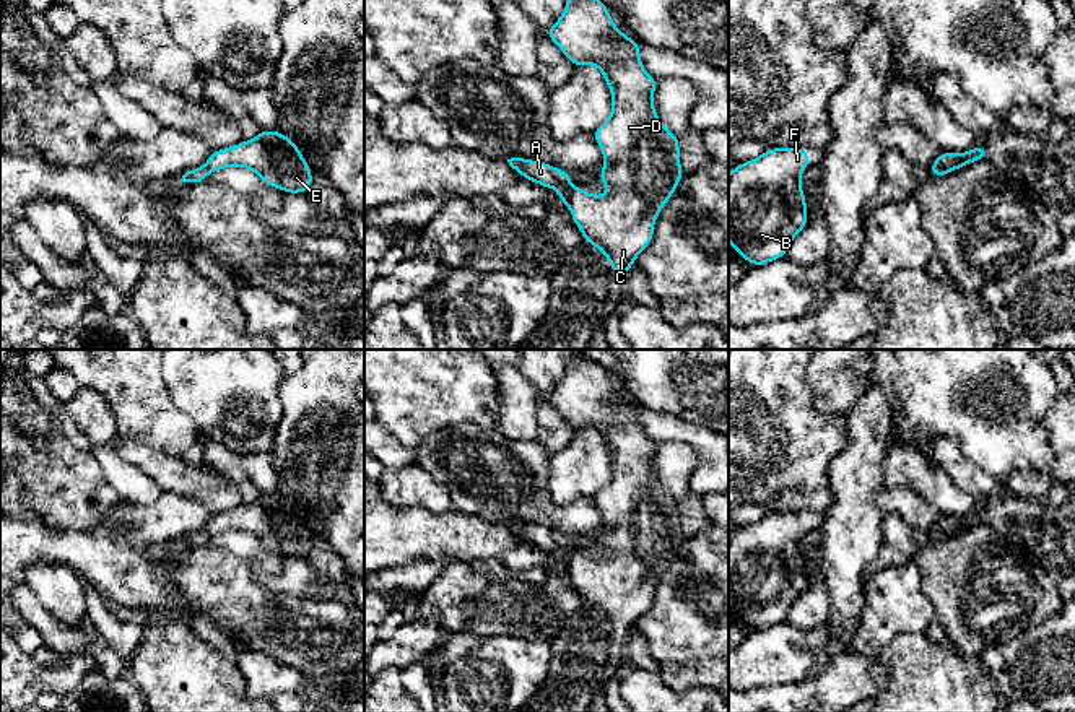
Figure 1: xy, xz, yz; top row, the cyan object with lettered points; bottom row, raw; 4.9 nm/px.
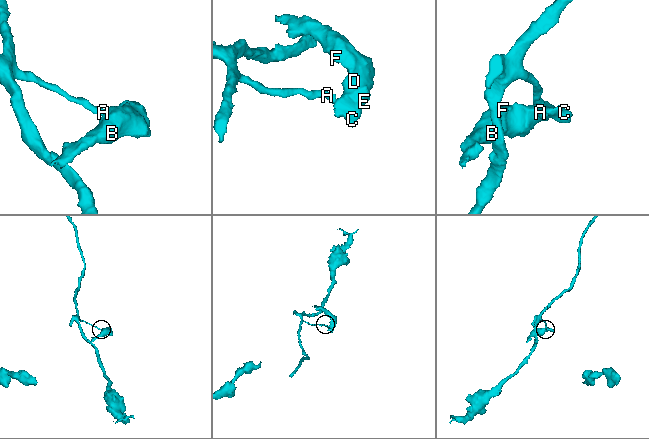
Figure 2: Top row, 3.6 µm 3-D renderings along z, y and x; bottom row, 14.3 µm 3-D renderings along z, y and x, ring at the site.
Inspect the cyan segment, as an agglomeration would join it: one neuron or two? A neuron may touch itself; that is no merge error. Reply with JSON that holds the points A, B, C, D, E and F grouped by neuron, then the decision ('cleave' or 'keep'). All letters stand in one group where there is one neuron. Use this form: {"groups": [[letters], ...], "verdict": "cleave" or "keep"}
{"groups": [["A"], ["B", "C", "D", "E", "F"]], "verdict": "cleave"}

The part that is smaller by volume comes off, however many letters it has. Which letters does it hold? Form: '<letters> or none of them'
B, C, D, E, F

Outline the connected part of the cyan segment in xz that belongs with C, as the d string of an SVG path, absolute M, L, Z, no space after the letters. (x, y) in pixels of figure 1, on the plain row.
M574 351L566 361L564 377L548 393L546 402L574 432L584 428L595 429L611 455L611 480L592 496L603 517L603 533L597 543L610 558L592 559L582 551L572 551L564 569L585 608L595 610L608 623L615 639L628 640L638 619L652 606L659 575L685 540L678 523L680 501L655 478L652 460L659 444L644 434L639 406L615 390L605 366L582 351Z

